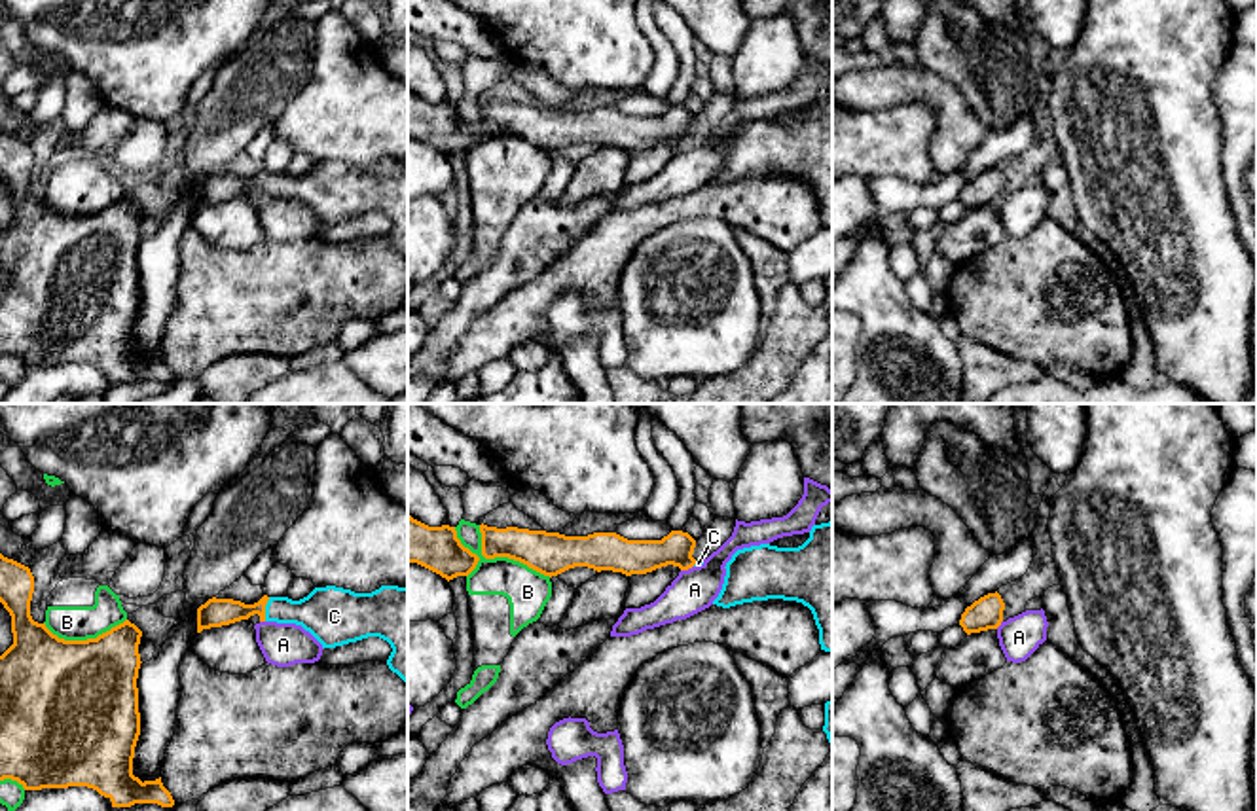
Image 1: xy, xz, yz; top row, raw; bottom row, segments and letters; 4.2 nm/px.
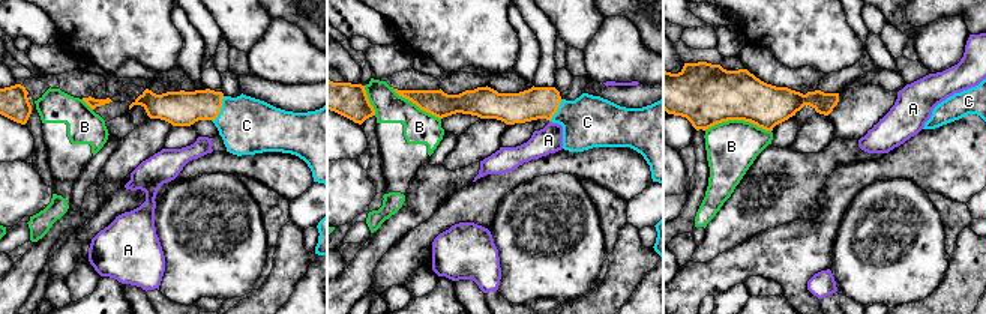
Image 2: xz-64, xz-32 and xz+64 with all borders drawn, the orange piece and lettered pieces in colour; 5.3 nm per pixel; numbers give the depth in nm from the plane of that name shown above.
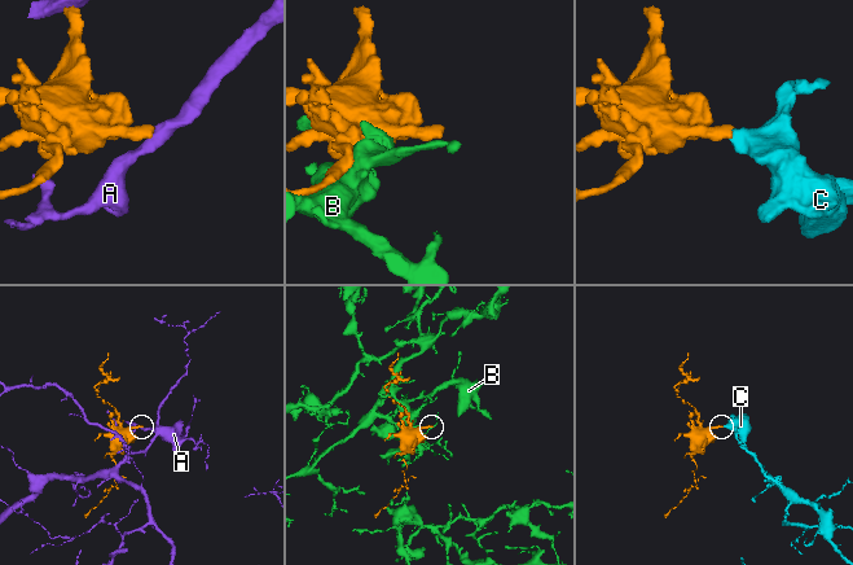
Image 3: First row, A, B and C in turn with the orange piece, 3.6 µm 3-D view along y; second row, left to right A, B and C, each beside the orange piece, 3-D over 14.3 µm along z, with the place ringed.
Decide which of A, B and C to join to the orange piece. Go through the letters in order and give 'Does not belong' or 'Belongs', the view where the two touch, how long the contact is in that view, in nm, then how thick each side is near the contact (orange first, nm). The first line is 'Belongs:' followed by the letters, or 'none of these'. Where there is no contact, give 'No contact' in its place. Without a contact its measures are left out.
Belongs: C
A: Does not belong. Touches orange in xz. Shared border 60 nm. Thickness 140 nm (orange) against 190 nm
B: Does not belong. Touches orange in xz. Shared border 460 nm. Thickness 190 nm (orange) against 190 nm
C: Belongs. Touches orange in xy. Shared border 110 nm. Thickness 120 nm (orange) against 200 nm

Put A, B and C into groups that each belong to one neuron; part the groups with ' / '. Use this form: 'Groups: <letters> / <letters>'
Groups: A / B / C

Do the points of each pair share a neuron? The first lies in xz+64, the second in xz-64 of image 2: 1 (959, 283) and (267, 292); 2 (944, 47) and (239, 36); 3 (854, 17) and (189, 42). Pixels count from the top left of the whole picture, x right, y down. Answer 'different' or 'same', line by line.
1: same
2: different
3: same

